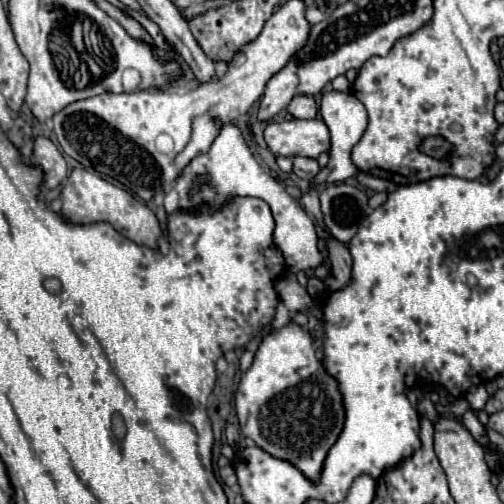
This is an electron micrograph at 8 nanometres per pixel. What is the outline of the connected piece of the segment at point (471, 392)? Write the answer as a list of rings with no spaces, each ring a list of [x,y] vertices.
[[[482,385],[473,386],[473,388],[470,388],[466,392],[465,398],[471,404],[473,410],[481,410],[483,408],[483,402],[487,400],[487,392],[485,392],[485,388]]]

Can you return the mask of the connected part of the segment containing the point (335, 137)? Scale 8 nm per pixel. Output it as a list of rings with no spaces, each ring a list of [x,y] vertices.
[[[325,92],[321,98],[321,118],[323,122],[329,126],[331,132],[331,150],[329,150],[329,164],[327,168],[323,168],[319,172],[319,176],[323,174],[321,182],[329,182],[329,184],[337,184],[337,182],[345,182],[347,178],[353,178],[359,174],[357,166],[353,166],[351,160],[351,150],[353,146],[361,140],[361,134],[365,134],[367,128],[367,110],[365,106],[349,92]]]

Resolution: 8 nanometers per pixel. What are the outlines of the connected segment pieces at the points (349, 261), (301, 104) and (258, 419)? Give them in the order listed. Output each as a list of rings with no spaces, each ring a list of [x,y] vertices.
[[[331,240],[327,250],[329,250],[329,260],[331,260],[331,274],[327,278],[327,286],[331,290],[343,290],[351,282],[353,258],[351,258],[347,246],[337,240]]]
[[[299,94],[295,96],[289,106],[287,106],[289,114],[293,114],[295,118],[317,118],[317,104],[313,100],[313,96],[305,96]]]
[[[293,320],[263,336],[251,370],[241,376],[241,390],[237,388],[235,392],[235,410],[243,436],[249,436],[273,458],[297,466],[311,482],[319,482],[321,466],[345,424],[345,404],[339,382],[317,358],[311,332]]]

